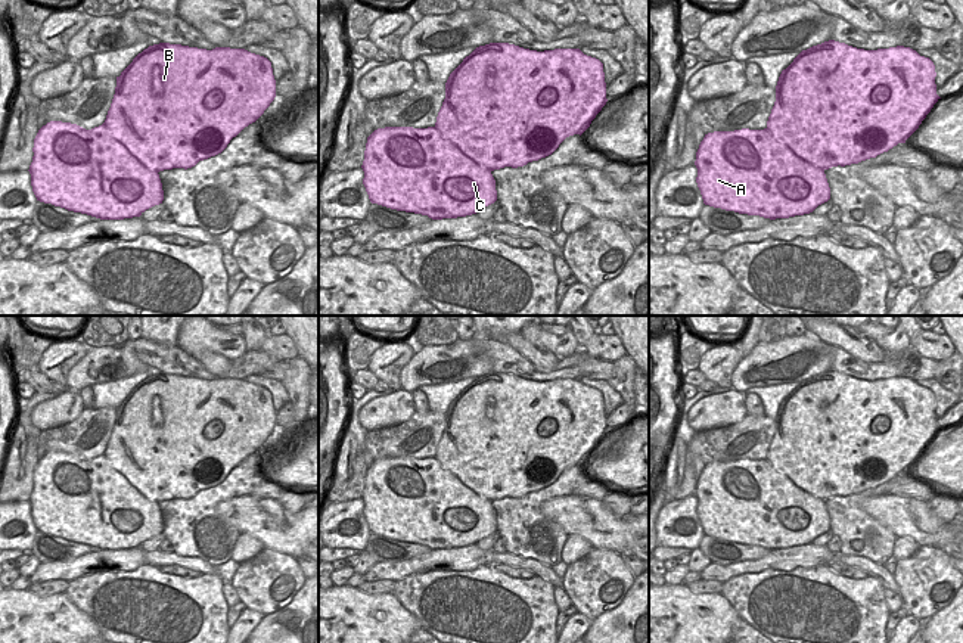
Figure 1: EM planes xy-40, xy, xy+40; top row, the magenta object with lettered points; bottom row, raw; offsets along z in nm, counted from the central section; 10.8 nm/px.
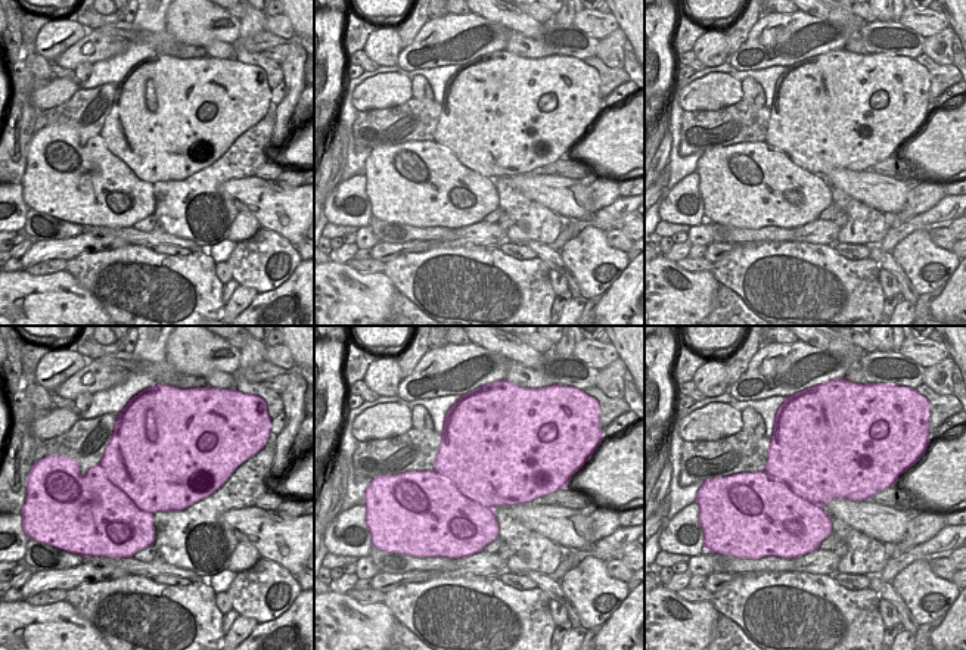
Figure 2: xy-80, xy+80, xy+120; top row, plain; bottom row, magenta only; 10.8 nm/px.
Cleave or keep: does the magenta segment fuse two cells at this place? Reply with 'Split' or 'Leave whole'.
Split

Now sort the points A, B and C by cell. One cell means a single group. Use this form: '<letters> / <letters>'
A C / B

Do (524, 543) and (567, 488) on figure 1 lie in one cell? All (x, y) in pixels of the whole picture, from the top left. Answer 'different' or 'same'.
same

